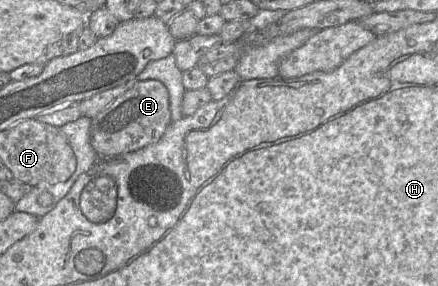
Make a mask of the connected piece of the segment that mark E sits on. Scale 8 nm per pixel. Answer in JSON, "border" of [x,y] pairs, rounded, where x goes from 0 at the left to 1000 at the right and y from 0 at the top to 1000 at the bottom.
{"border":[[[363,280],[313,283],[208,420],[205,493],[224,556],[317,524],[361,493],[393,427],[384,315]]]}

